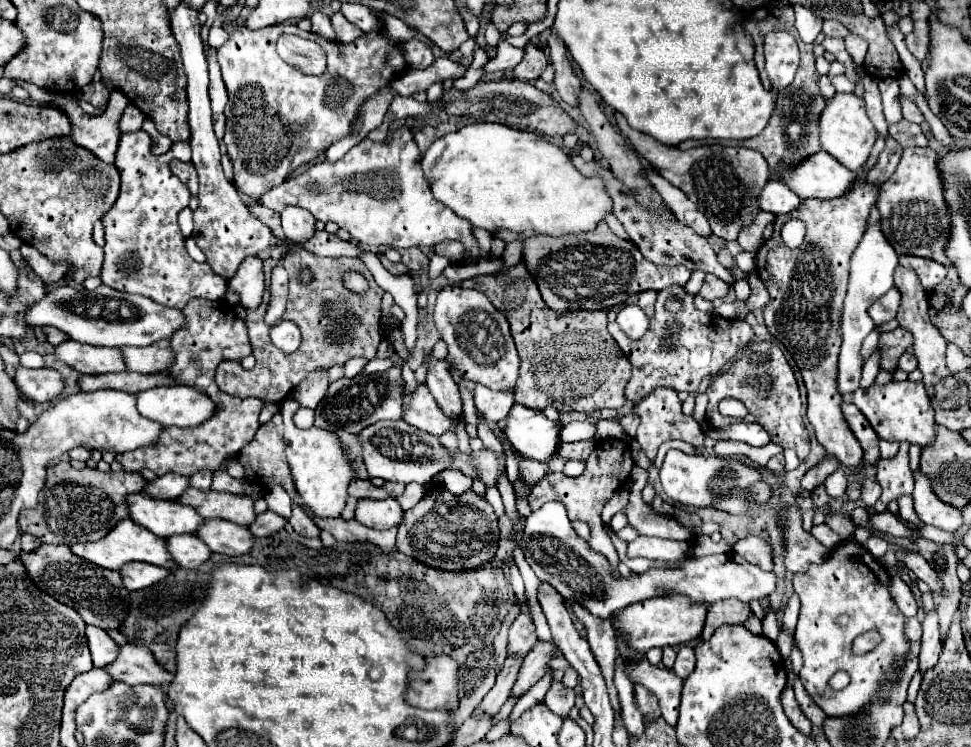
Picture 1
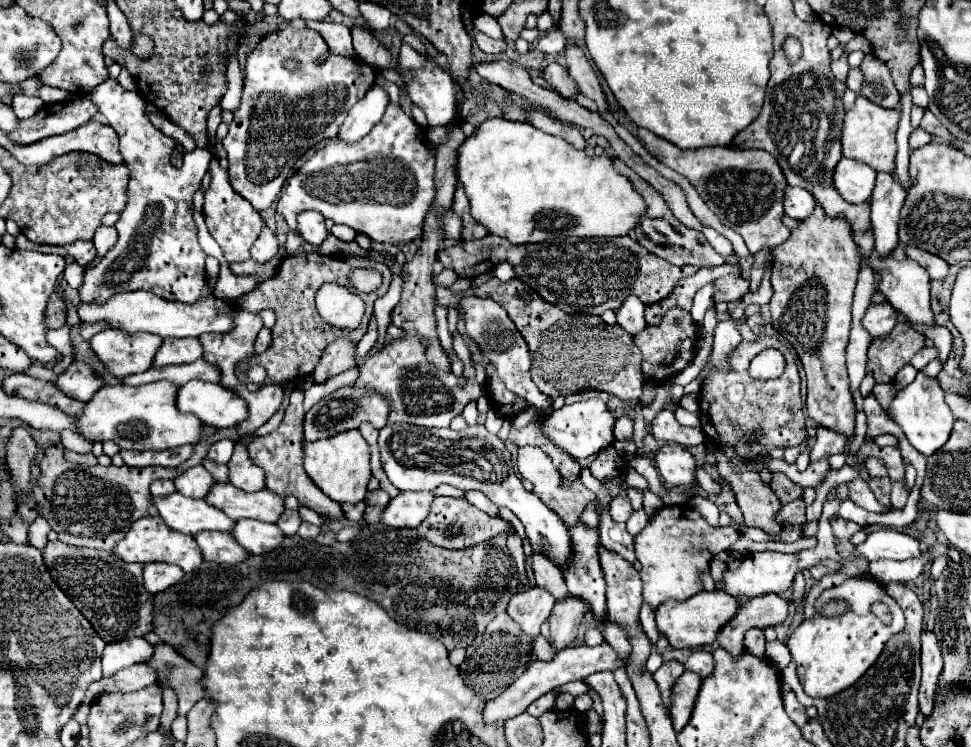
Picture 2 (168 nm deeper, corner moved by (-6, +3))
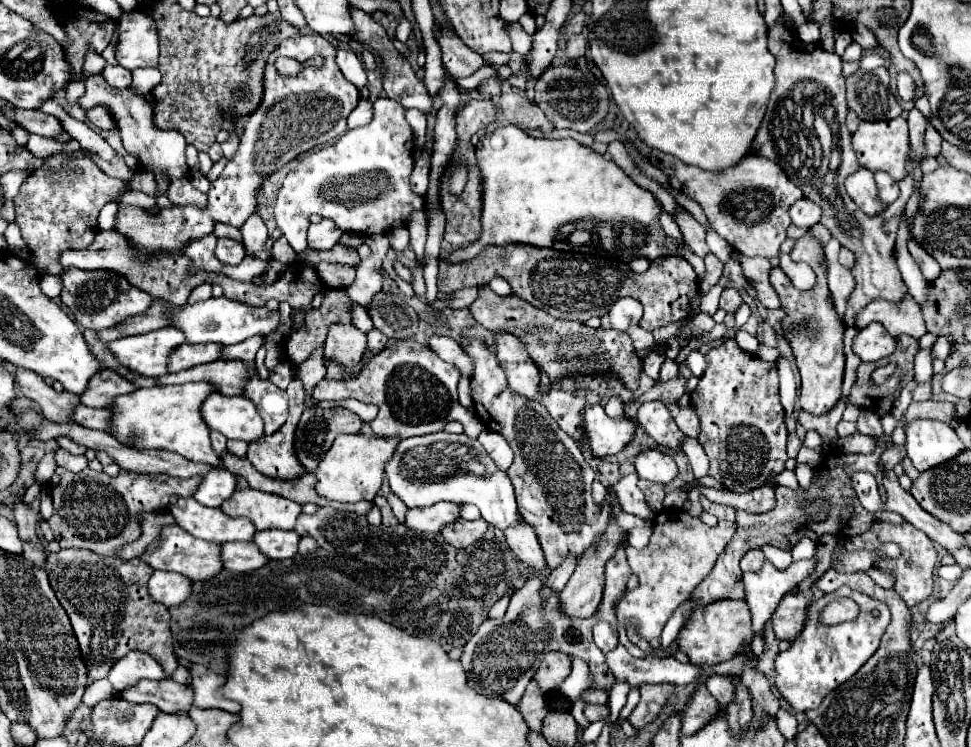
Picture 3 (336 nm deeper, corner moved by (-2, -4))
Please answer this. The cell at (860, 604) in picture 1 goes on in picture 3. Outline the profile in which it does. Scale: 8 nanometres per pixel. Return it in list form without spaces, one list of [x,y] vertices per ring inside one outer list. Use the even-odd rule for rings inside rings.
[[[842,587],[840,591],[824,595],[822,599],[818,599],[810,605],[806,625],[804,625],[802,633],[796,637],[796,641],[790,645],[790,649],[784,653],[778,653],[776,663],[774,663],[776,689],[780,691],[780,695],[790,703],[790,707],[796,713],[816,709],[820,705],[820,701],[832,689],[836,689],[838,685],[848,681],[874,655],[888,623],[890,623],[890,609],[882,601],[876,601],[864,593],[858,593],[850,587]],[[838,597],[850,597],[852,601],[858,603],[858,607],[860,607],[858,619],[840,623],[840,625],[822,625],[818,621],[820,611]],[[874,609],[880,611],[880,617],[872,617],[870,611],[874,611]]]

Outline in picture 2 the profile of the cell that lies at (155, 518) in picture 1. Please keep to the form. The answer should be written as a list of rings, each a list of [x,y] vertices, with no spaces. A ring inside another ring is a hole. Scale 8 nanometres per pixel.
[[[178,492],[152,498],[152,506],[156,506],[168,528],[188,536],[196,536],[202,530],[228,532],[234,526],[234,520],[230,520],[222,510],[208,506],[204,500],[186,498]]]

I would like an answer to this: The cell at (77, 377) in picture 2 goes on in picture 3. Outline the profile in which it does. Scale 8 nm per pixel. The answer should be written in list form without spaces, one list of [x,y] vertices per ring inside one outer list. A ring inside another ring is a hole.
[[[104,369],[96,377],[92,377],[88,391],[84,395],[80,395],[80,399],[88,407],[108,407],[108,405],[112,405],[112,401],[116,397],[120,397],[124,393],[132,393],[134,389],[136,389],[136,385],[130,383],[128,379],[120,377],[112,369]]]

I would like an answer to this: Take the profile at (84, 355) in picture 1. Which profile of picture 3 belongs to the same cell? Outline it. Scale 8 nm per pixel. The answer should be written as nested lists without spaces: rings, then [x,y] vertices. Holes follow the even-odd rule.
[[[176,327],[156,329],[144,335],[124,337],[108,343],[112,353],[132,371],[146,377],[160,377],[168,373],[168,357],[172,349],[186,341]]]

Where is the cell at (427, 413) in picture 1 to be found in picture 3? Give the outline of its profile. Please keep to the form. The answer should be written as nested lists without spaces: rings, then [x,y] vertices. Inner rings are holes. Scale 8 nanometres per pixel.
[[[396,341],[382,353],[374,355],[362,373],[350,381],[320,381],[314,387],[312,397],[316,401],[324,399],[358,399],[364,403],[374,403],[378,407],[378,415],[370,421],[372,431],[378,437],[414,437],[442,431],[448,421],[458,421],[464,427],[464,433],[472,439],[478,439],[484,423],[472,409],[466,409],[458,403],[458,385],[460,371],[442,361],[430,347],[414,343],[414,341]]]

